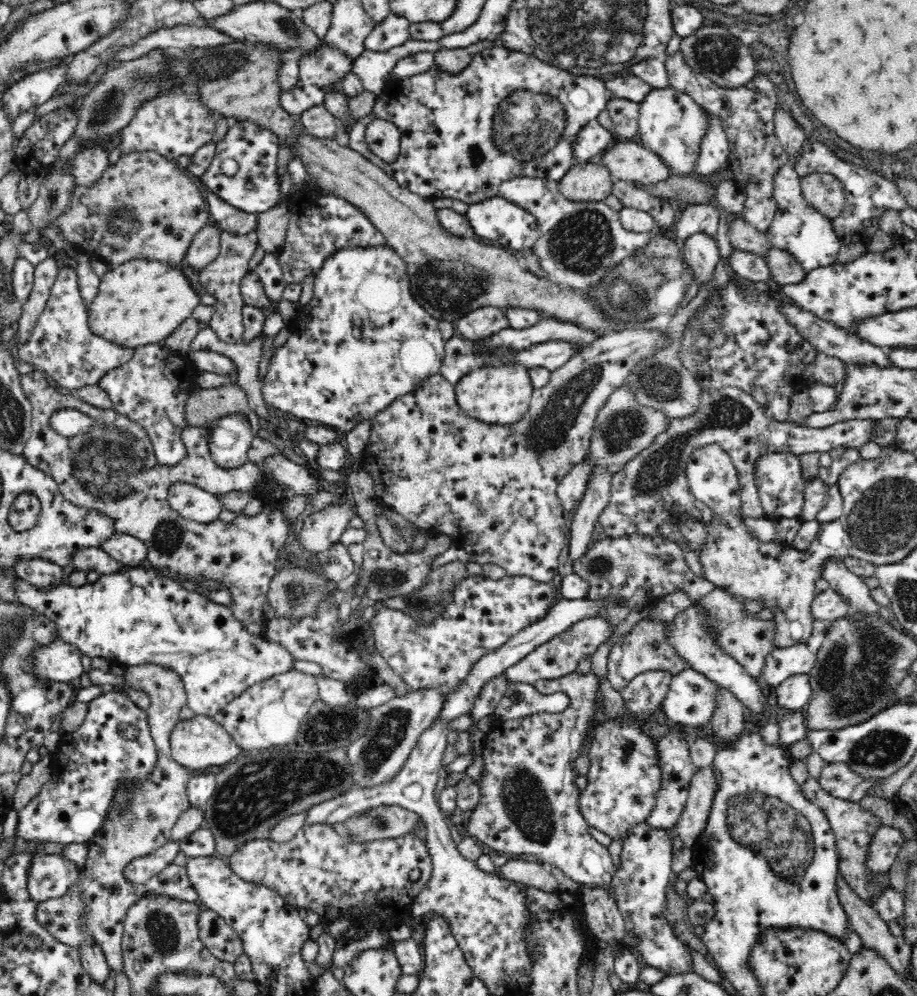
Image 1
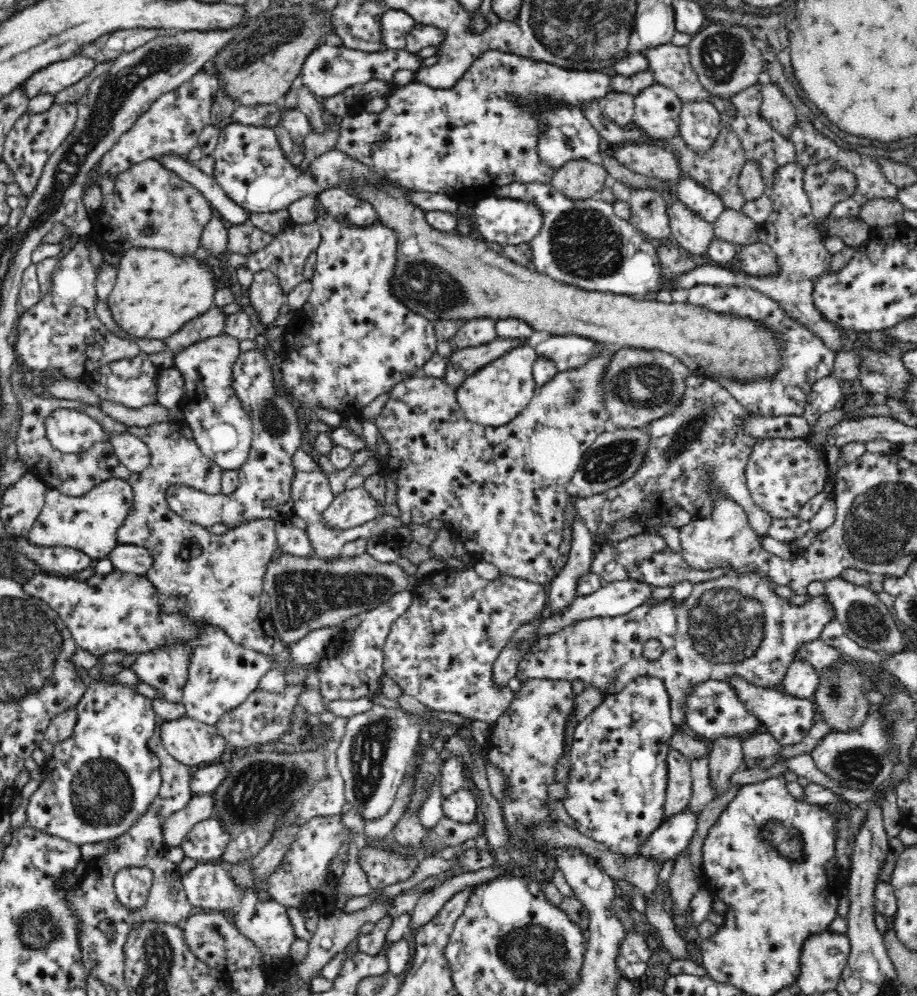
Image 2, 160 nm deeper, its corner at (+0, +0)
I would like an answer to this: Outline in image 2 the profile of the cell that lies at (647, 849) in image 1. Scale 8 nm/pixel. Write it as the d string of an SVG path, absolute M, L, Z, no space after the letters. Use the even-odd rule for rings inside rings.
M687 807L678 815L666 818L666 820L642 843L639 848L639 856L649 856L654 860L673 860L687 850L687 846L697 829L698 815Z

